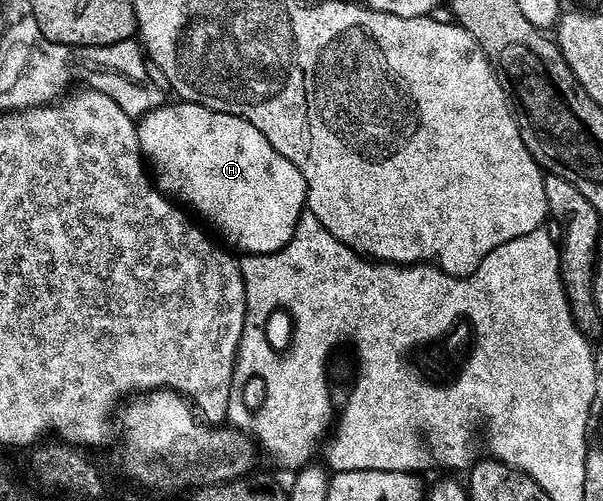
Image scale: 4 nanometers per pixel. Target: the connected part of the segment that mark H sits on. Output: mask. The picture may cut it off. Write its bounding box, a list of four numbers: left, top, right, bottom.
[138,103,306,256]

